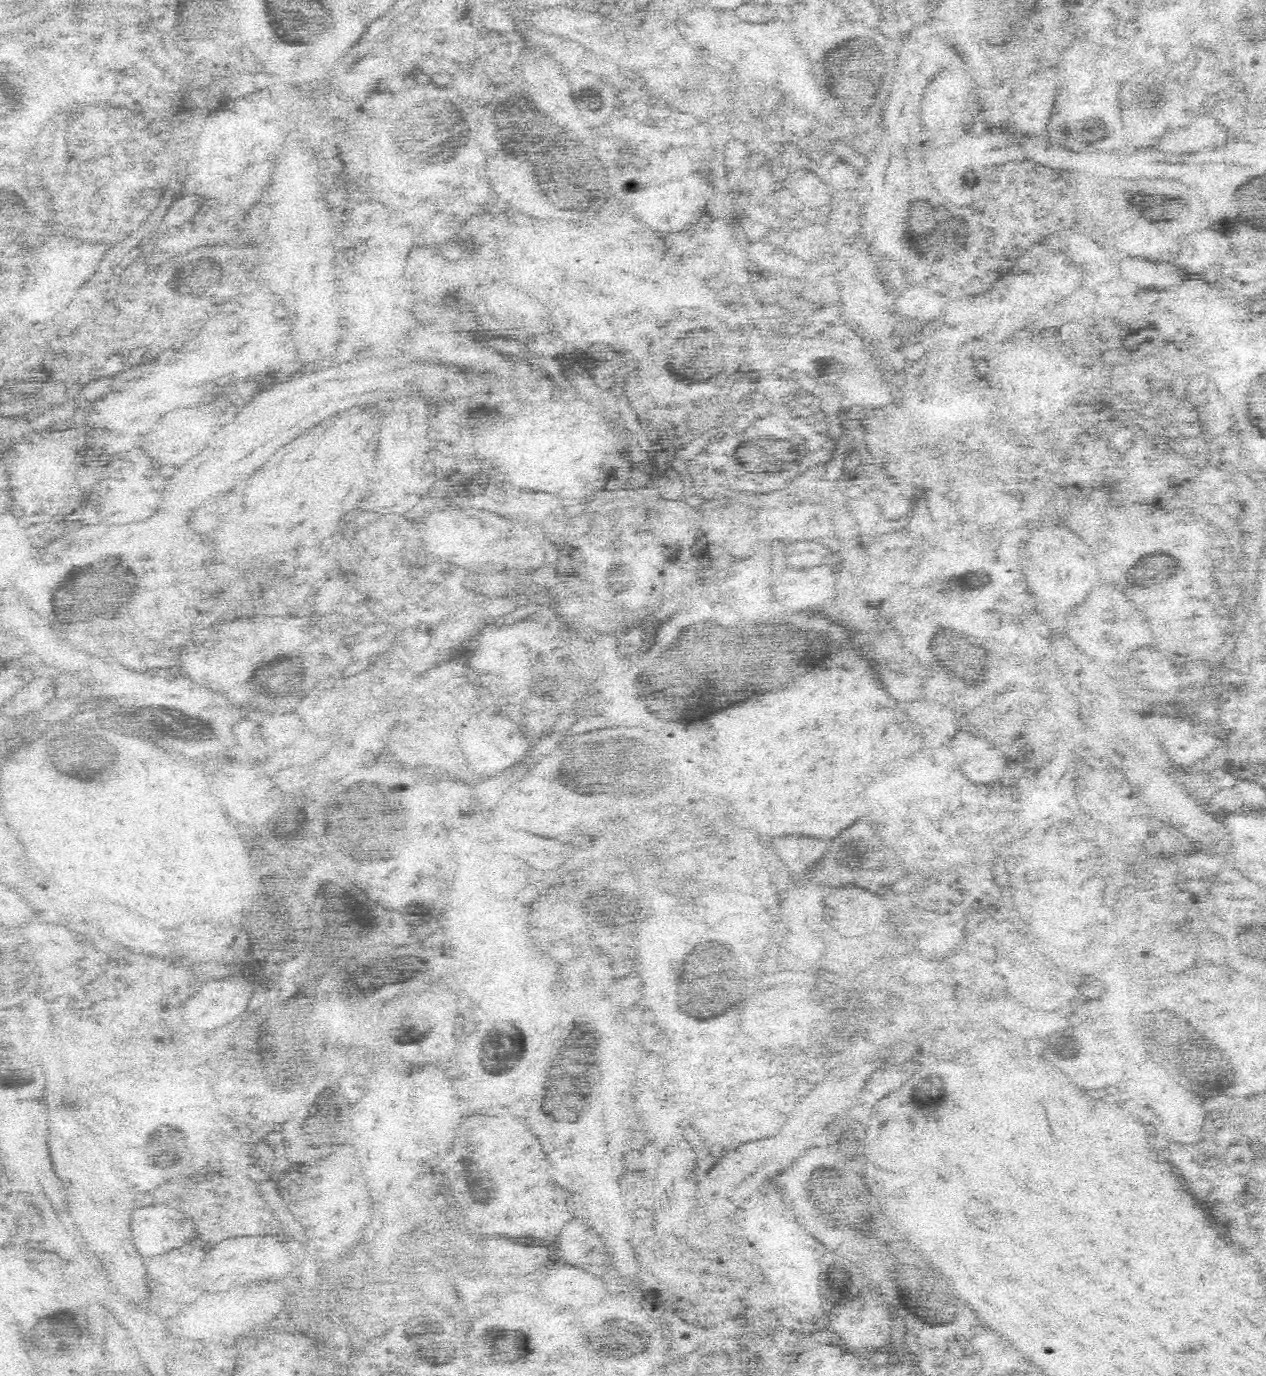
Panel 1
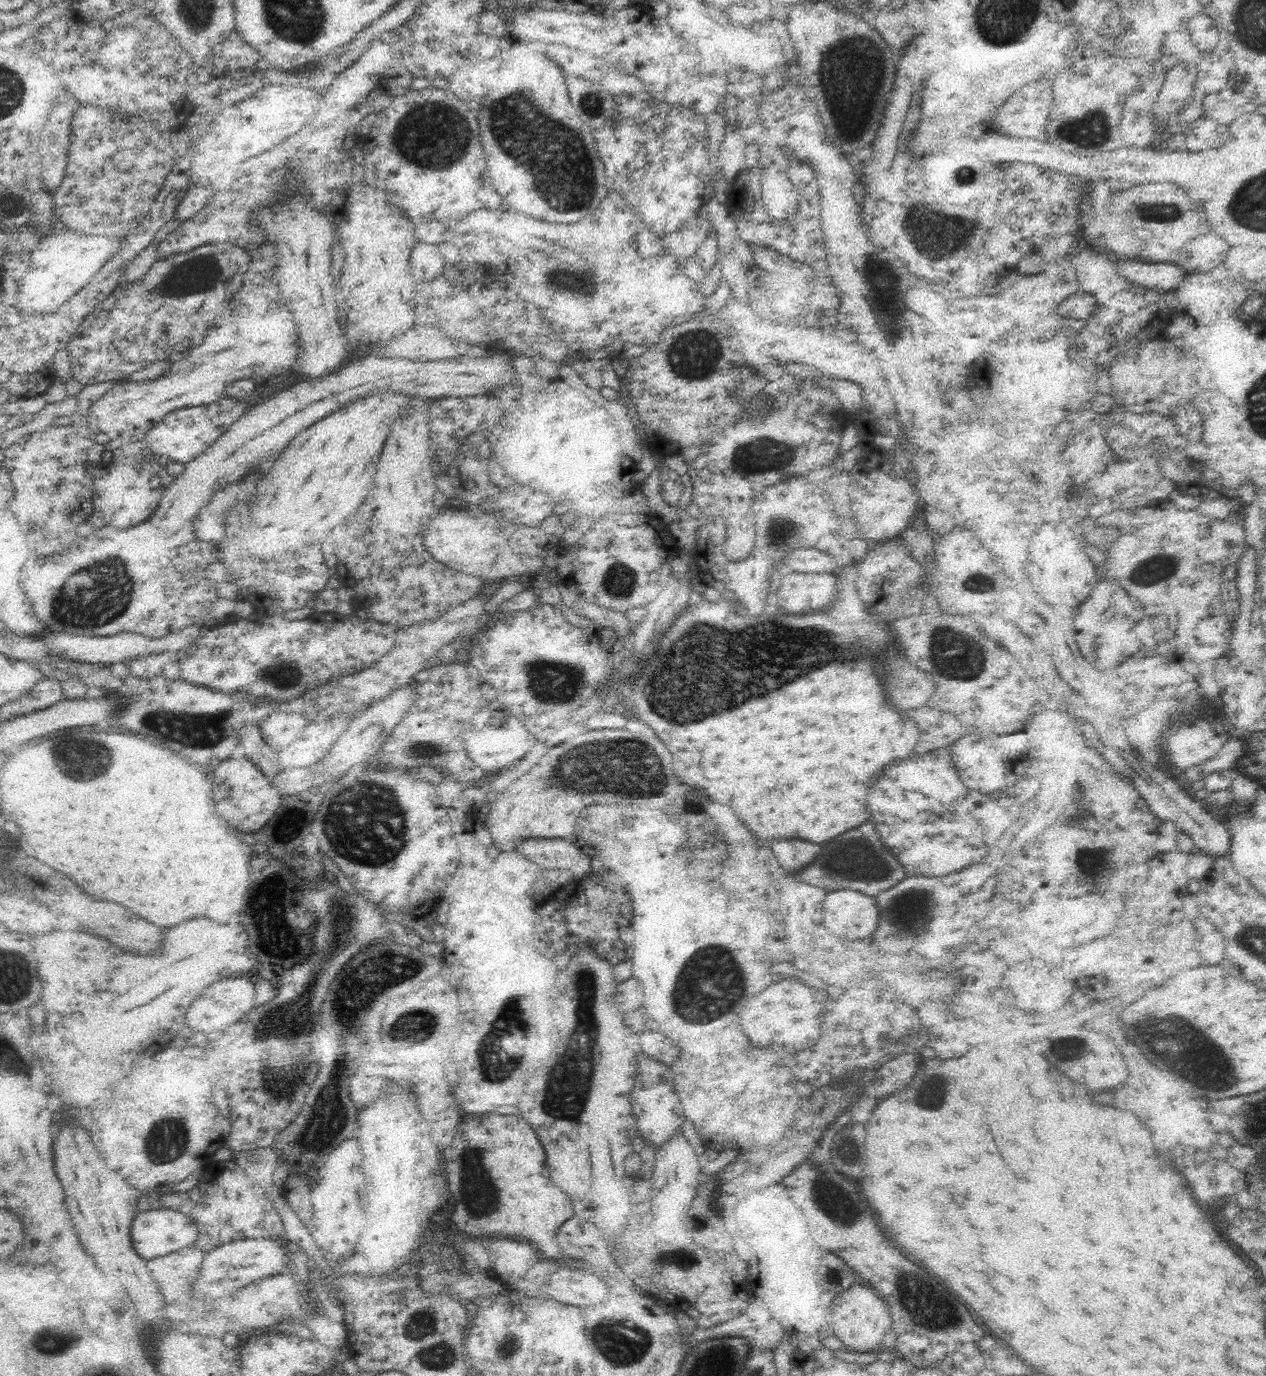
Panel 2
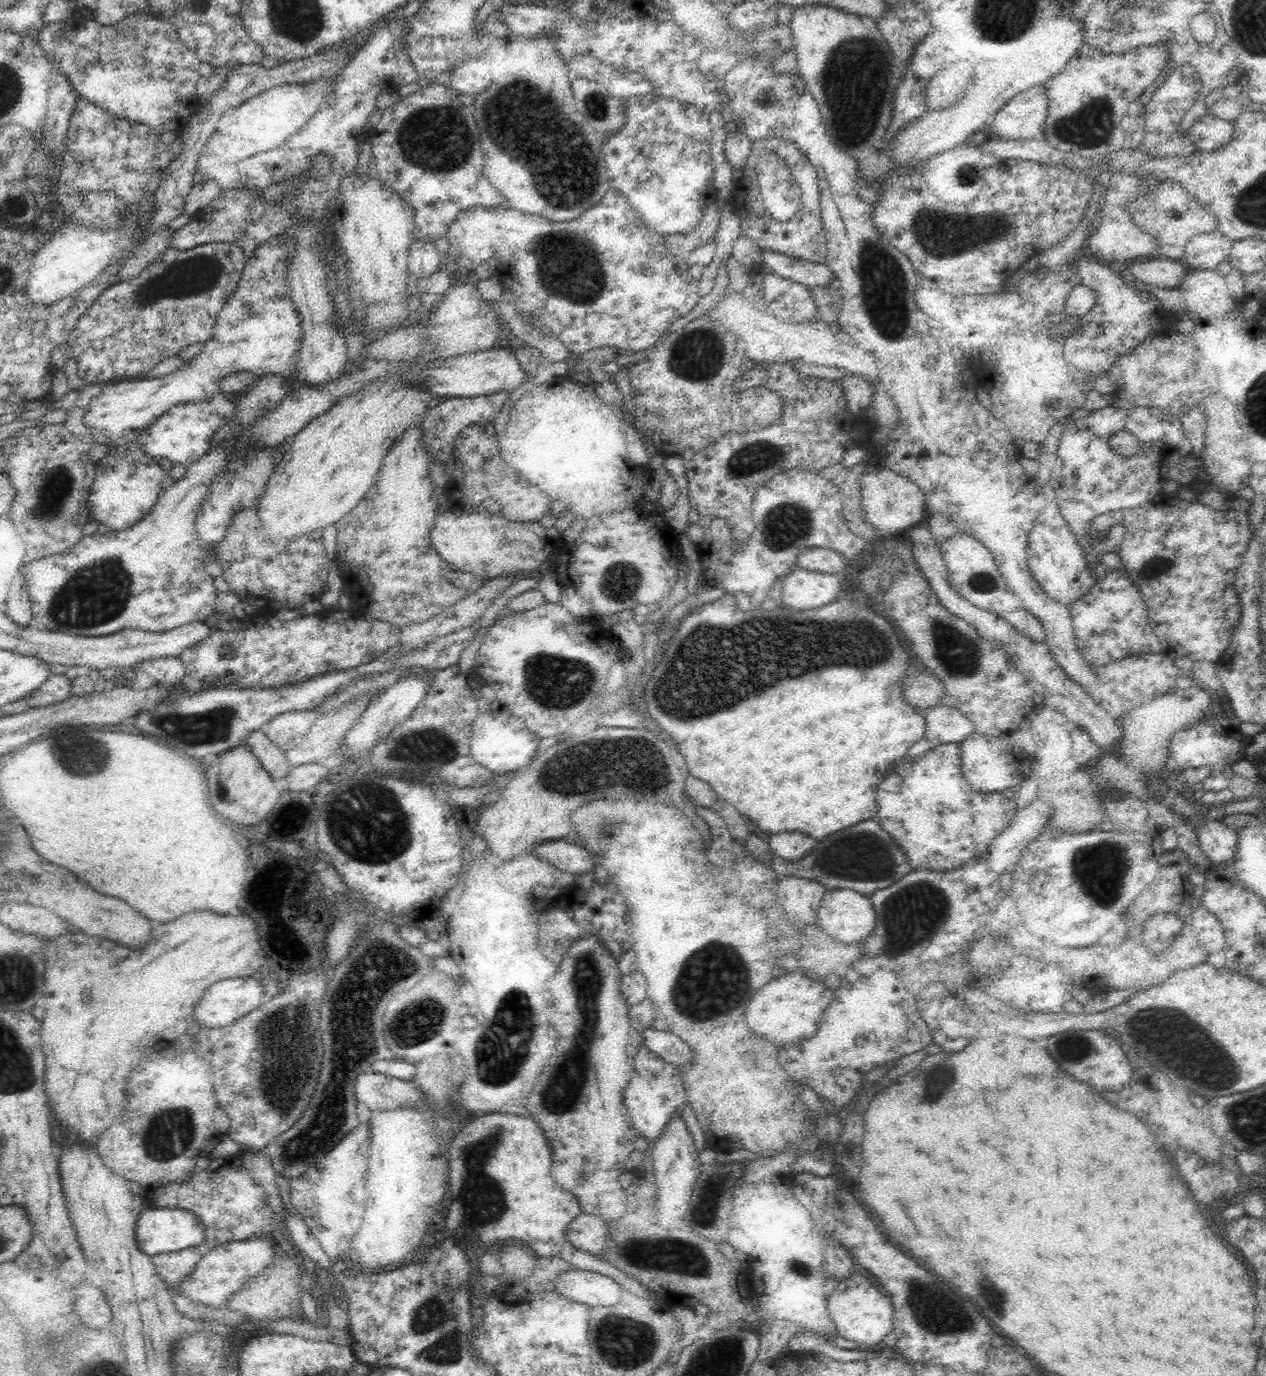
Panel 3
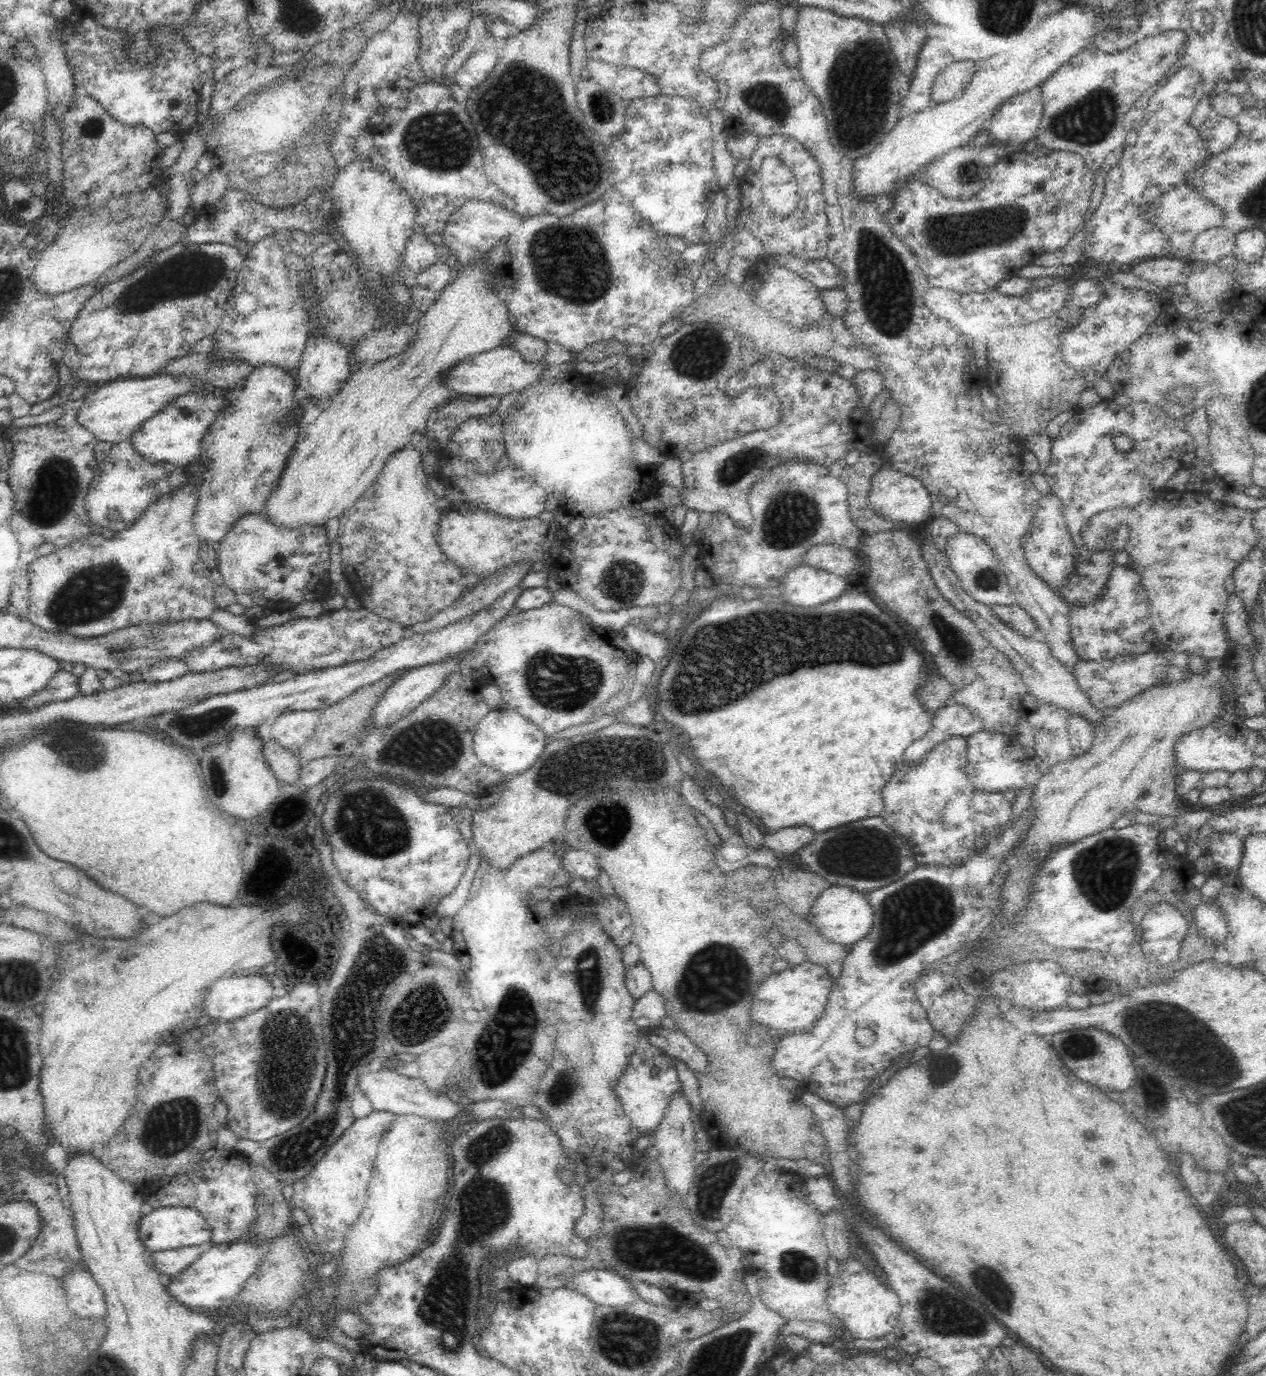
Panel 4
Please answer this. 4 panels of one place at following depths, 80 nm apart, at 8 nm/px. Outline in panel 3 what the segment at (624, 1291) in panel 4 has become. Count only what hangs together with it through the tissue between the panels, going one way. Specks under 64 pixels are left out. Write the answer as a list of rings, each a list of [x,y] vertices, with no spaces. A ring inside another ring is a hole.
[[[576,1269],[561,1272],[554,1288],[558,1295],[588,1307],[608,1306],[612,1304],[612,1298],[618,1298],[622,1291],[623,1288],[608,1276]]]

